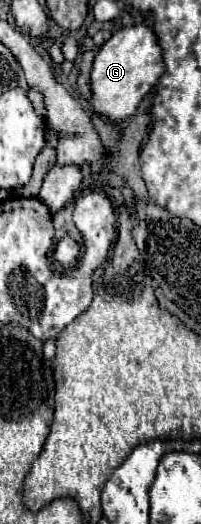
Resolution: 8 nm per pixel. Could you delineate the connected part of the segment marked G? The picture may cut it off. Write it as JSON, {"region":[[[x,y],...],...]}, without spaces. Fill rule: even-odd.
{"region":[[[144,23],[122,27],[96,53],[90,75],[94,95],[92,109],[110,117],[116,123],[126,121],[136,113],[140,101],[150,93],[150,89],[164,73],[164,57],[154,29]]]}

